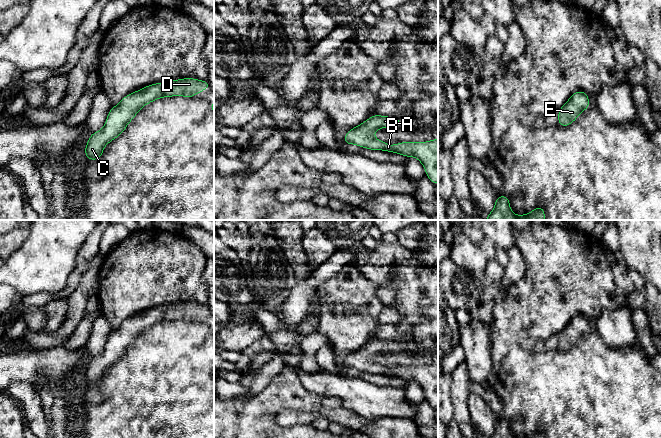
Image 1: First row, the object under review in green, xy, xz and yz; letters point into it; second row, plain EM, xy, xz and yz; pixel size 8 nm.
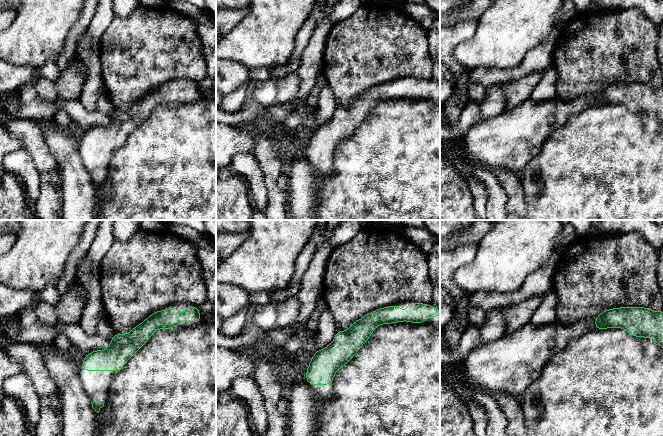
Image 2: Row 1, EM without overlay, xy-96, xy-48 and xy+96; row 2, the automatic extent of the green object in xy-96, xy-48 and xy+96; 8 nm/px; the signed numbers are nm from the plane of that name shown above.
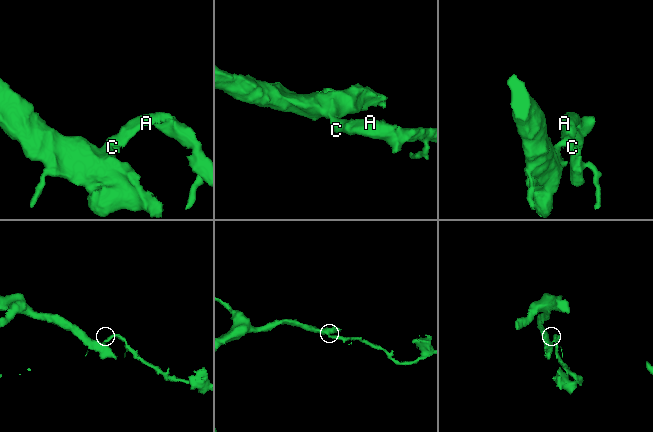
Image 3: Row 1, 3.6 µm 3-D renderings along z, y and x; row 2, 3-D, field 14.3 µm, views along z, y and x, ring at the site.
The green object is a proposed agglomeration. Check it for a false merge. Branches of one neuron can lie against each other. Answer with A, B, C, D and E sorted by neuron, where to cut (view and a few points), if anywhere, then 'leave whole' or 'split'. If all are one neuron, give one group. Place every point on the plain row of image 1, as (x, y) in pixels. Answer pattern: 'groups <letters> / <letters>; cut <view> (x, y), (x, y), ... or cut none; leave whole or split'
groups A B C D E; cut none; leave whole

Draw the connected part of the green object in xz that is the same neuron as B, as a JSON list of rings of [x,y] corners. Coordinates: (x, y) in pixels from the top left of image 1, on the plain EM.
[[[373,339],[360,349],[350,353],[344,360],[346,369],[355,368],[369,374],[381,374],[401,378],[405,381],[415,381],[424,390],[425,397],[431,407],[438,407],[438,361],[427,366],[400,366],[387,368],[376,363],[373,357],[381,352],[394,352],[401,348],[398,341]]]

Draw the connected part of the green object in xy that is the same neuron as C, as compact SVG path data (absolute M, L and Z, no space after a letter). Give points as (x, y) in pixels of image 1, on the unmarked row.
M182 302L150 308L126 319L117 330L110 333L103 352L91 357L84 371L86 384L99 384L104 371L125 355L130 345L146 328L163 321L183 320L194 322L195 318L202 317L204 313L210 312L208 305Z

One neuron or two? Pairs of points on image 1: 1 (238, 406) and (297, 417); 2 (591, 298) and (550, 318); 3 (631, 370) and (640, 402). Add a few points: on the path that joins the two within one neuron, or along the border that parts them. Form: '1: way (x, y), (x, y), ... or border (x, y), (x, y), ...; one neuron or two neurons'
1: border (302, 410), (283, 409), (276, 416), (275, 422); two neurons
2: way (581, 298), (571, 298), (560, 308); one neuron
3: way (631, 378), (632, 394); one neuron

